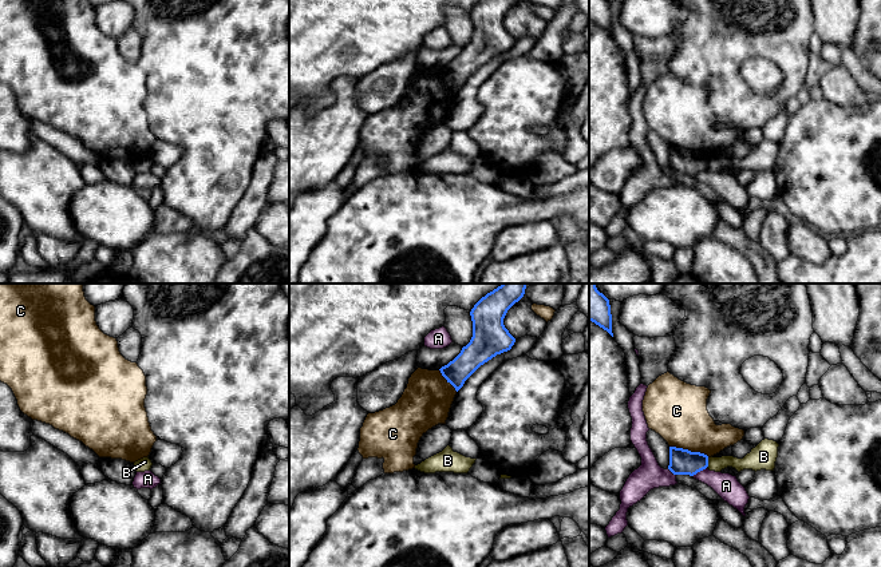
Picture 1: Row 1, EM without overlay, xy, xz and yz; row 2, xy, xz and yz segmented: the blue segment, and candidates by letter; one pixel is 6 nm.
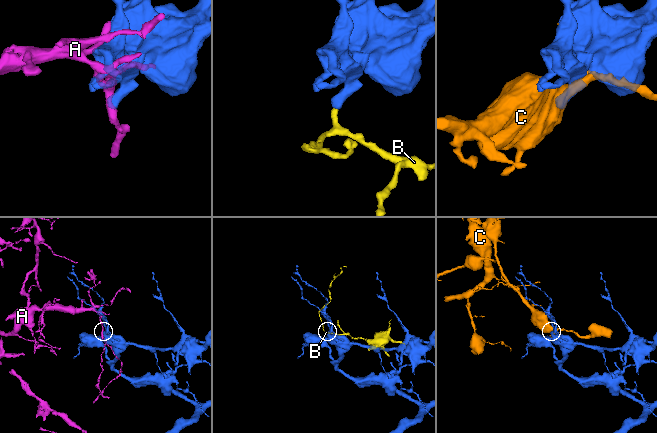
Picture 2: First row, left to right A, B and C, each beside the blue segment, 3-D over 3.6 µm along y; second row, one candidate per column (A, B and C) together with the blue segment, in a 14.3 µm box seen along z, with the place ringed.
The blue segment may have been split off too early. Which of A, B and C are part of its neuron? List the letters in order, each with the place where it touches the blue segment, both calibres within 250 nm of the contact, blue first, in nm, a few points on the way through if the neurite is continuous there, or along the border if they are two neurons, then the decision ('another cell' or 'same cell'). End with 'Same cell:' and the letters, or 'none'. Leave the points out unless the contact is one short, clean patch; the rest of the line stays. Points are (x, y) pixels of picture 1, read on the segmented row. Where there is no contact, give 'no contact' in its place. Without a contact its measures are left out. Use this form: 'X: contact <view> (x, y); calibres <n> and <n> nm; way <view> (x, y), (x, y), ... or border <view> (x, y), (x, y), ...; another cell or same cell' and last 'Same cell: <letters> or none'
A: contact yz (699, 471); calibres 160 and 150 nm; another cell
B: contact yz (707, 463); calibres 160 and 90 nm; border yz (708, 458), (706, 467); another cell
C: contact yz (690, 451); calibres 160 and 360 nm; another cell
Same cell: none

